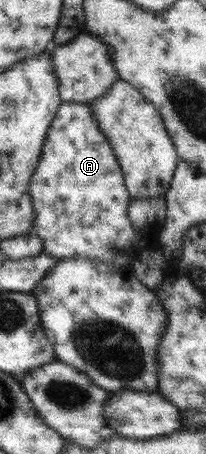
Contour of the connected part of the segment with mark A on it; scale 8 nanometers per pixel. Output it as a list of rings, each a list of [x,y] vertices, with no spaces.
[[[61,102],[49,126],[40,160],[30,179],[34,220],[32,232],[43,242],[44,251],[55,259],[87,257],[130,268],[139,254],[136,231],[127,210],[132,197],[127,191],[119,163],[113,155],[108,139],[99,129],[89,105]]]

